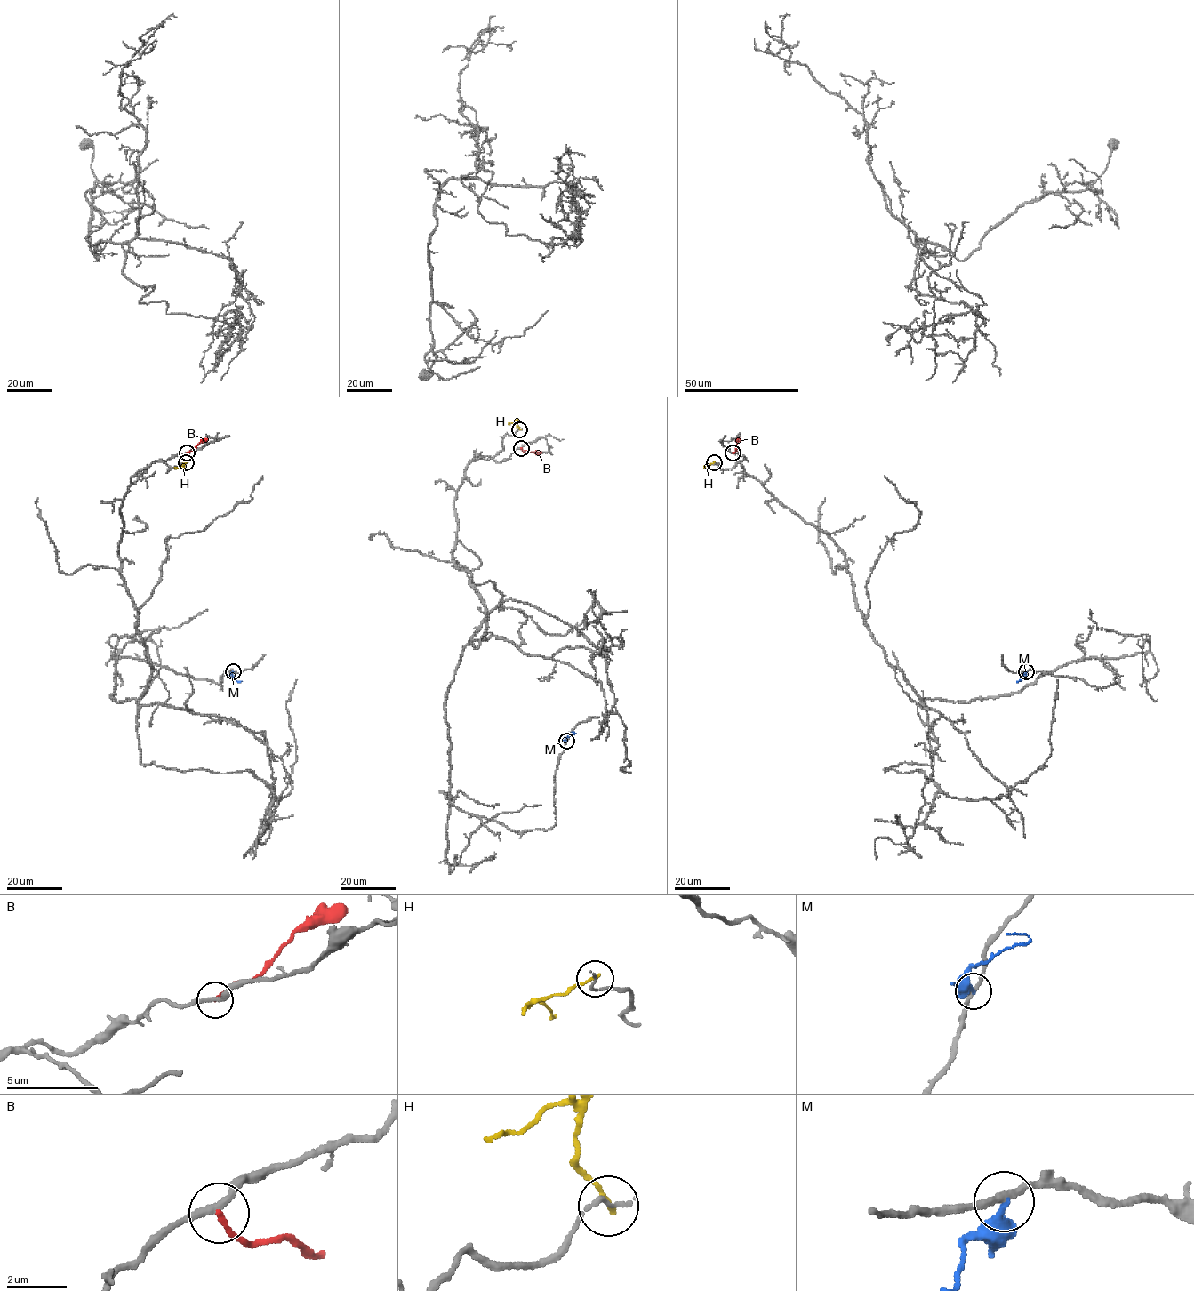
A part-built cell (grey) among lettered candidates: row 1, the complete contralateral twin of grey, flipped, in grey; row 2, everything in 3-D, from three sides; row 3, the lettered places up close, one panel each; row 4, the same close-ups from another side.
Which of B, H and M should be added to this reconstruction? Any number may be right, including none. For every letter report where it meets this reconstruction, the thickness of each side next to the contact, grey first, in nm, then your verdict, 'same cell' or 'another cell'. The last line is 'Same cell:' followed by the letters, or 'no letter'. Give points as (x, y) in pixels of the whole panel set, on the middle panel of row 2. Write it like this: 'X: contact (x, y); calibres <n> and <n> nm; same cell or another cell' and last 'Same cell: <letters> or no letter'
B: contact (521, 448); calibres 240 and 170 nm; another cell
H: contact (519, 429); calibres 160 and 160 nm; another cell
M: contact (566, 741); calibres 240 and 280 nm; another cell
Same cell: no letter

